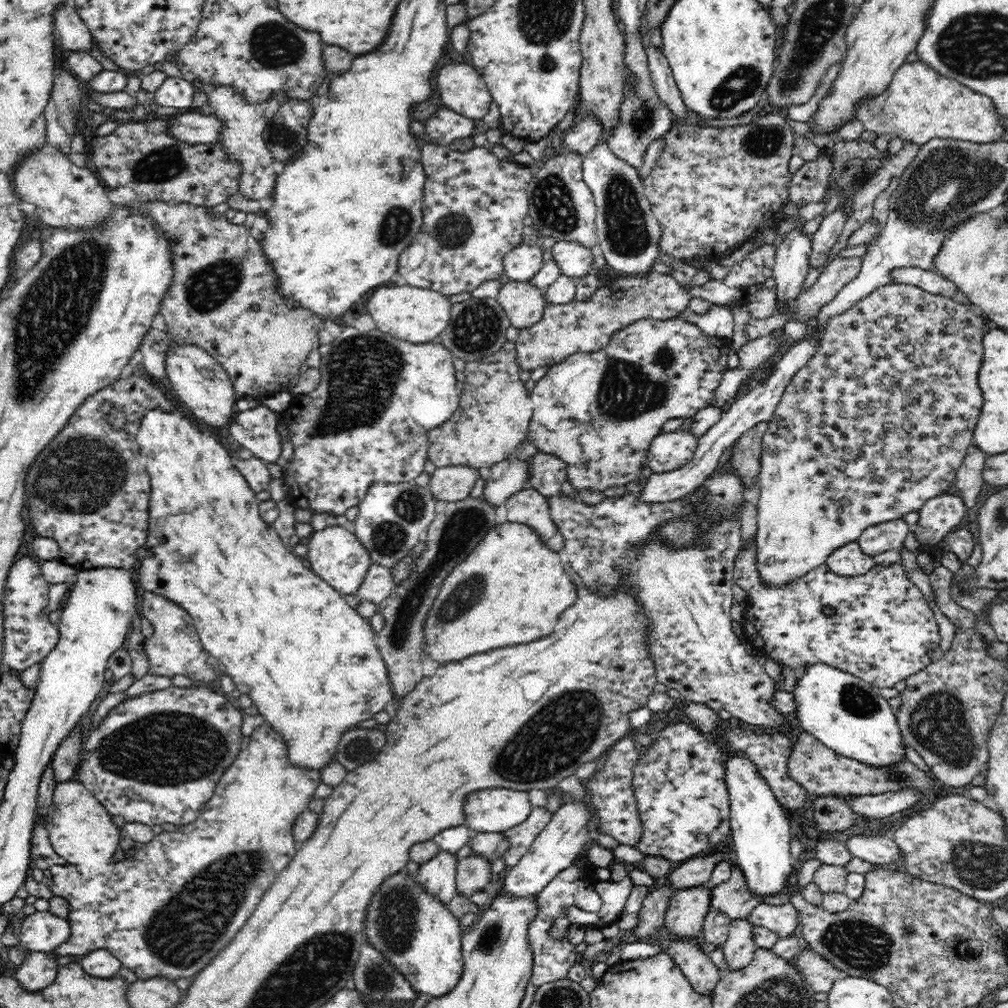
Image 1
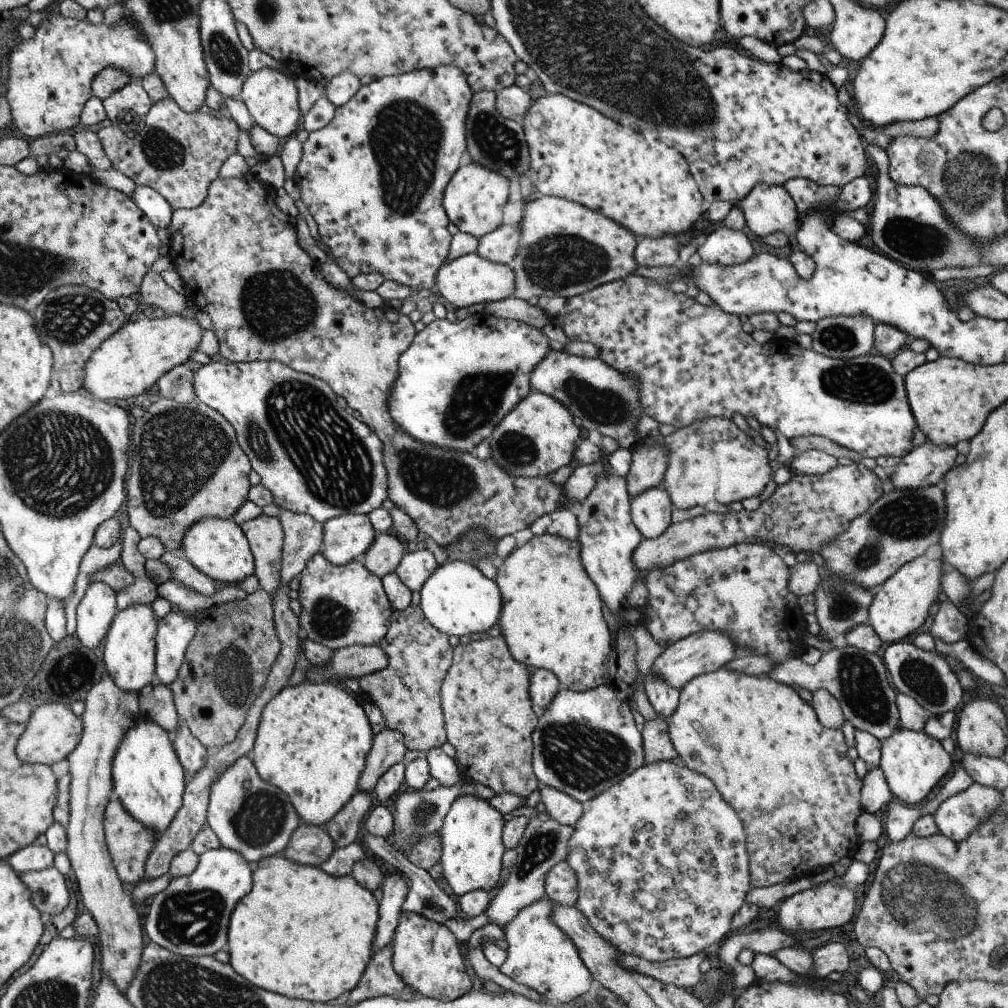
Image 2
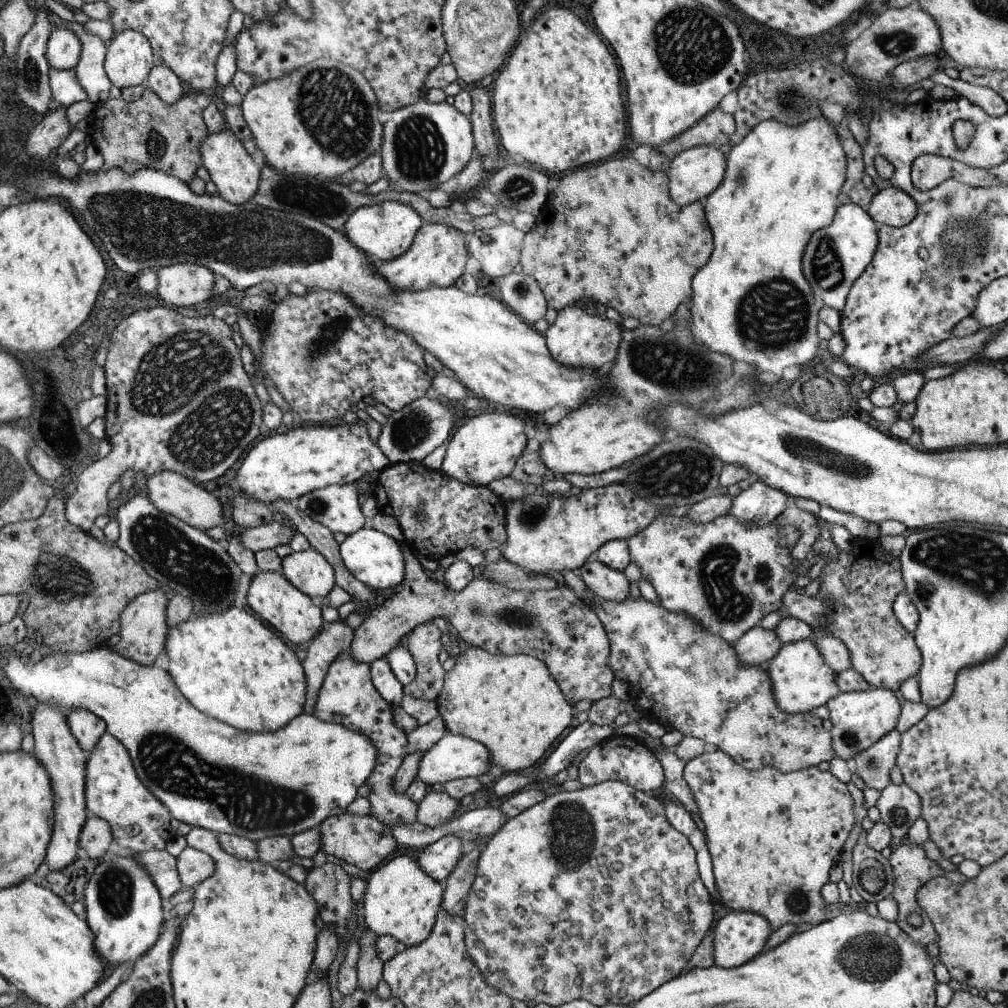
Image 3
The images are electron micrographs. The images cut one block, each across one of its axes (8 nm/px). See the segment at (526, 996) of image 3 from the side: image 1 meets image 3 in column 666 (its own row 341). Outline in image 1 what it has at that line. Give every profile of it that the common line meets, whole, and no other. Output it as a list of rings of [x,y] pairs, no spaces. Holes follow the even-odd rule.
[[[893,282],[892,284],[886,284],[886,286],[876,288],[876,290],[874,290],[872,294],[868,294],[866,298],[858,300],[850,310],[828,318],[826,326],[817,329],[813,329],[813,327],[810,328],[809,335],[806,337],[816,337],[816,339],[818,339],[818,350],[816,350],[816,354],[806,362],[806,366],[801,368],[794,376],[794,379],[790,380],[790,384],[786,386],[784,394],[782,394],[782,400],[780,400],[778,408],[774,410],[774,414],[772,414],[772,418],[770,418],[768,422],[768,428],[764,433],[762,441],[761,469],[759,470],[758,476],[758,480],[760,480],[760,496],[756,513],[757,529],[755,530],[755,547],[757,550],[758,575],[760,575],[760,579],[762,579],[764,585],[768,585],[768,587],[786,587],[790,582],[793,582],[794,579],[805,576],[807,573],[810,573],[810,570],[814,570],[814,568],[818,568],[818,566],[824,564],[830,554],[837,548],[840,548],[840,546],[857,541],[865,528],[880,524],[881,522],[903,518],[903,516],[909,512],[919,511],[927,500],[942,495],[948,490],[948,486],[950,486],[952,482],[955,482],[957,470],[963,463],[969,446],[972,445],[975,426],[983,405],[982,391],[980,390],[978,382],[978,374],[980,374],[983,357],[982,341],[985,335],[982,331],[982,326],[984,326],[984,319],[982,319],[980,311],[976,309],[972,303],[964,303],[964,301],[960,301],[960,299],[956,299],[956,297],[946,298],[939,294],[932,294],[922,290],[922,288],[918,288],[916,285]]]

